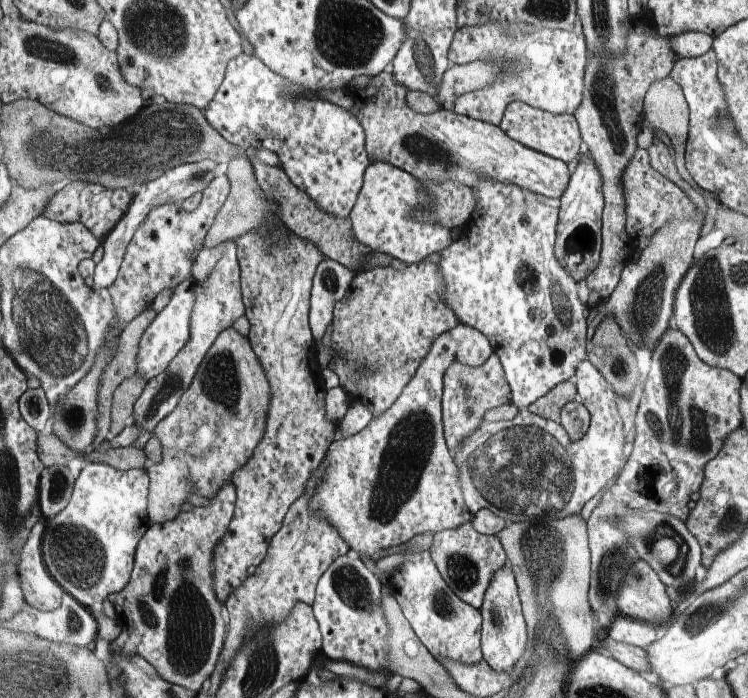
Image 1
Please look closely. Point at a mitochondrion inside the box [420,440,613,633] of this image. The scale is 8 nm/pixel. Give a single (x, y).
(543, 548)

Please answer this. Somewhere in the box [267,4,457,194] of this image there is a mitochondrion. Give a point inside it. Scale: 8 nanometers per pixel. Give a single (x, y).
(423, 59)

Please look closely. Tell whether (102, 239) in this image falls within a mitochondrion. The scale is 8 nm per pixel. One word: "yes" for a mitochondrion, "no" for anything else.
no

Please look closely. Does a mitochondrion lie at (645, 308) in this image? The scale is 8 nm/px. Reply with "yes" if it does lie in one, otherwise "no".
yes

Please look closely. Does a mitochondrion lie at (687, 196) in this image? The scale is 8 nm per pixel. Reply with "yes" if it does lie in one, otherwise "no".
no

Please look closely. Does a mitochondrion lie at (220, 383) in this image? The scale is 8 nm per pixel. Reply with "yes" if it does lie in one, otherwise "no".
yes

